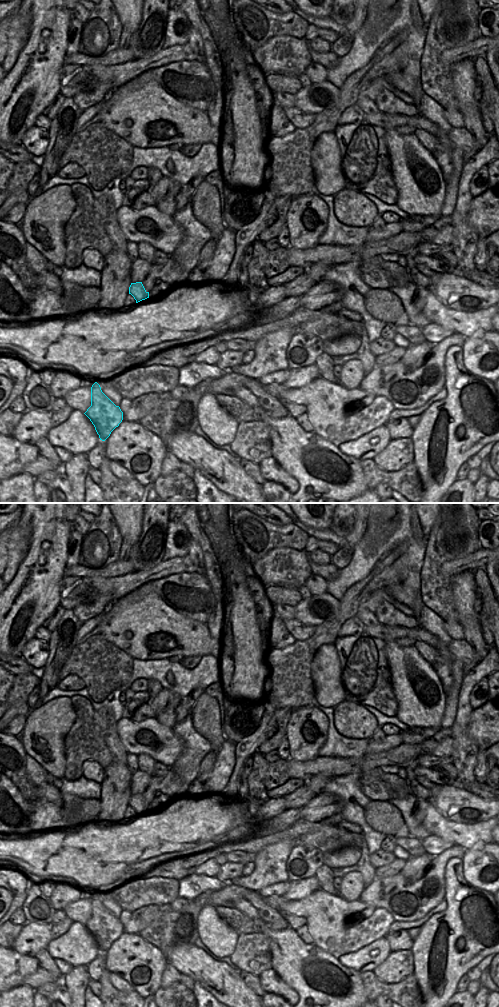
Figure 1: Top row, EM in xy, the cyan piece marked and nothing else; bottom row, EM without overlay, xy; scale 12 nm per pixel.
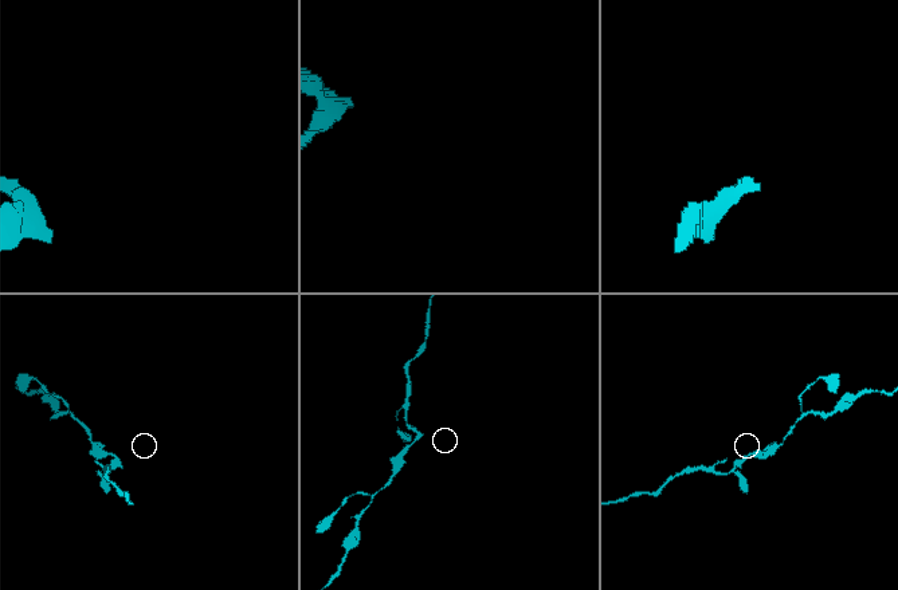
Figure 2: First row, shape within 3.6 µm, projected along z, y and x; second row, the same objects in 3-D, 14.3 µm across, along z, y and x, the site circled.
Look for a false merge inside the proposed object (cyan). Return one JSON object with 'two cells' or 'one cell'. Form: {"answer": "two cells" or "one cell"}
{"answer": "one cell"}

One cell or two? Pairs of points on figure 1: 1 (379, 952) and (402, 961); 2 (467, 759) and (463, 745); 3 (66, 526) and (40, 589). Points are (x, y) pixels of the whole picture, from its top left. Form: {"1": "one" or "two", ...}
{"1": "two", "2": "one", "3": "one"}

